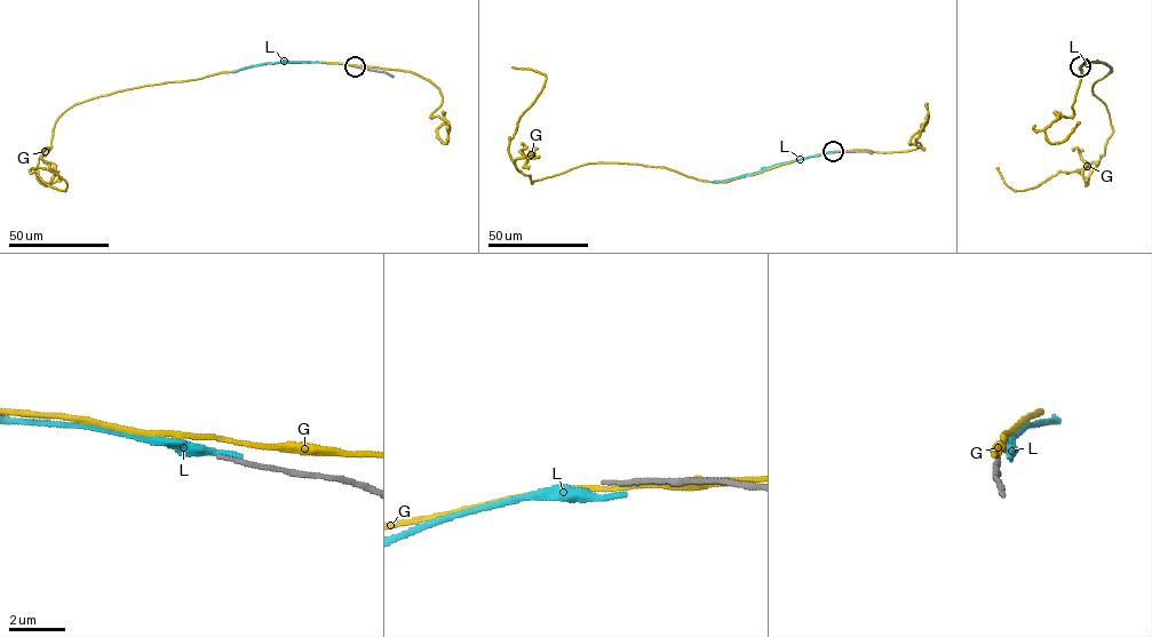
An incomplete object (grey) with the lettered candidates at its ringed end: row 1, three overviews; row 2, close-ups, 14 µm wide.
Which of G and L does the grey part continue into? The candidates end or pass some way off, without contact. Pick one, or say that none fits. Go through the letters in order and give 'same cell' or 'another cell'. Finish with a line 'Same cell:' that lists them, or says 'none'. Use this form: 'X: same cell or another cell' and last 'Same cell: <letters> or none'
G: another cell
L: another cell
Same cell: none

